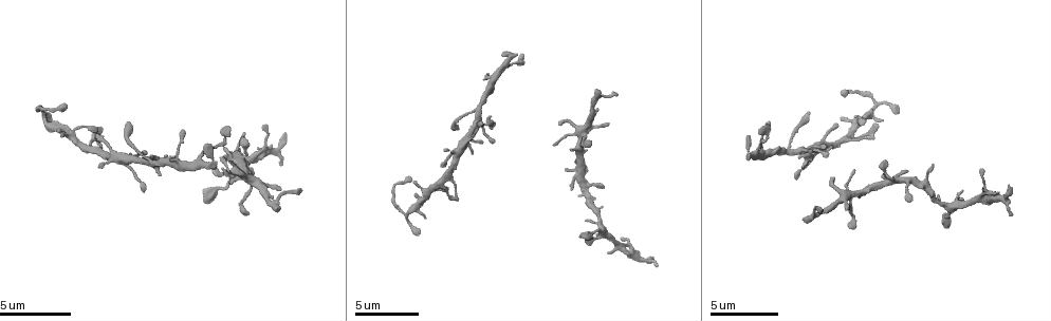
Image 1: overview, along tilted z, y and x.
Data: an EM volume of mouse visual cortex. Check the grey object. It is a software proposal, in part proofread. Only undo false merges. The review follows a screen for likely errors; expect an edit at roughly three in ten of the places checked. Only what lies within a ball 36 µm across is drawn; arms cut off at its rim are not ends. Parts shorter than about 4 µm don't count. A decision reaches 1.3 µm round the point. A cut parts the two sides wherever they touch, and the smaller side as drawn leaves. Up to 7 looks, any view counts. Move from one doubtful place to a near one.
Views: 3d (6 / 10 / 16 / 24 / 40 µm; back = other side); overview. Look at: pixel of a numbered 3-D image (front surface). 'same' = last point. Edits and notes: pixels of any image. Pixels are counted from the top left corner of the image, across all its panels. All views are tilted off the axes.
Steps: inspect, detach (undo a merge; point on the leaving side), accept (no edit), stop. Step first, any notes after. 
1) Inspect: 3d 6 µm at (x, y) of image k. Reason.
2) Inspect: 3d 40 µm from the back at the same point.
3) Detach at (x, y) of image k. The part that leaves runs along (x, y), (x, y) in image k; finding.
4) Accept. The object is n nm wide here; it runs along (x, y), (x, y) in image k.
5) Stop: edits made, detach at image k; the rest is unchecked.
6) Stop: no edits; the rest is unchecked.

Inspect: 3d 16 µm at (853, 194) of image 1. Looks like a crossing.

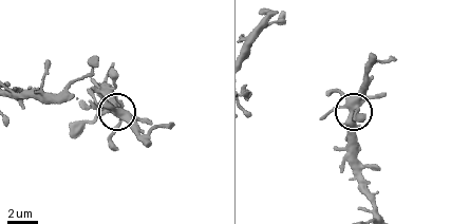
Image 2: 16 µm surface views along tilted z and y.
Inspect: 3d 16 µm from the back at the same point.

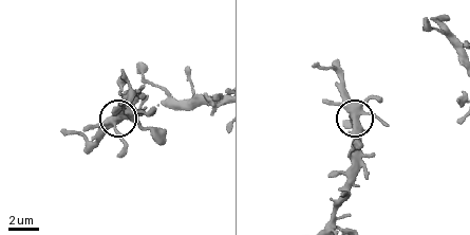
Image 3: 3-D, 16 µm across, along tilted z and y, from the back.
Accept. The side arm is 5 µm long; continuous, no second cell.

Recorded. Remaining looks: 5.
Inspect: 3d 10 µm at (155, 158) of image 1.

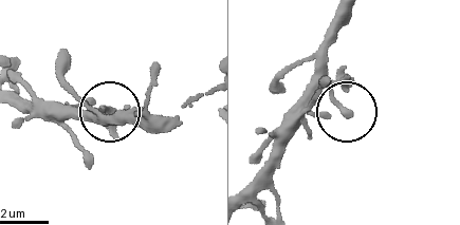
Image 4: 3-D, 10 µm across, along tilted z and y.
Accept. Continuous, no second cell.

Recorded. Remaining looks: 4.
Inspect: 3d 16 µm at (52, 126) of image 1. Four-way junction.

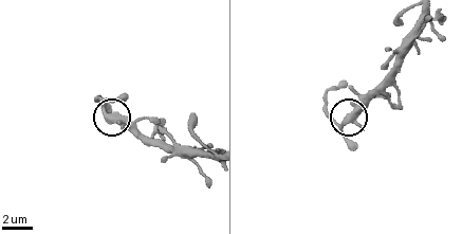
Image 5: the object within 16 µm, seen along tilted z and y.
Accept. 4 arms meet here; continuous, no second cell.

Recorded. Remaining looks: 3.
Stop: no edits; the rest is unchecked.

